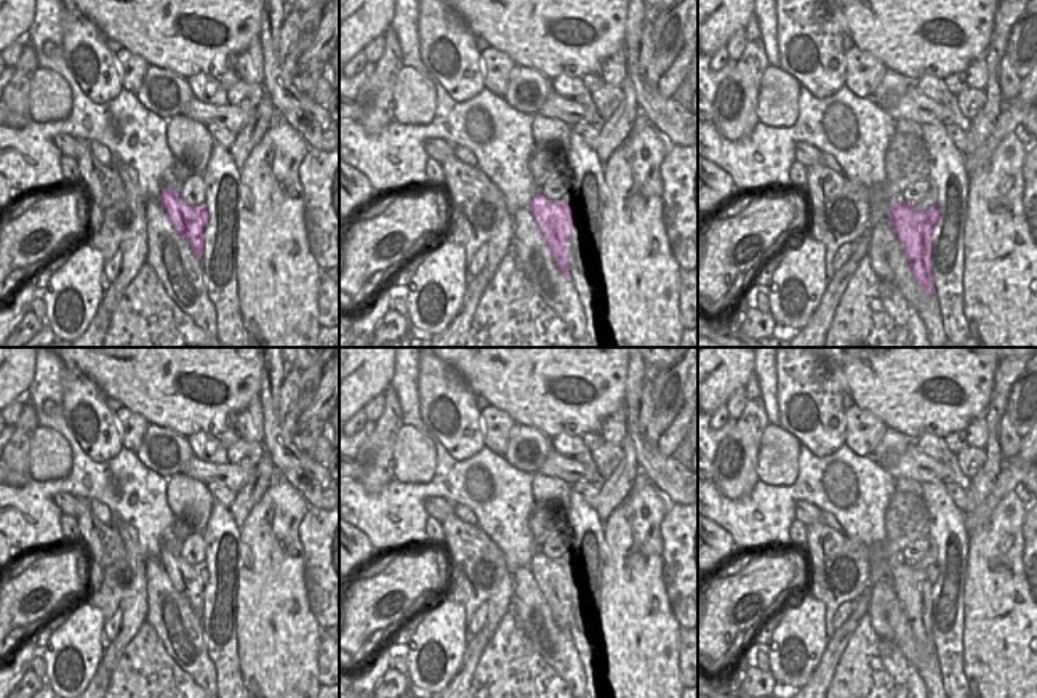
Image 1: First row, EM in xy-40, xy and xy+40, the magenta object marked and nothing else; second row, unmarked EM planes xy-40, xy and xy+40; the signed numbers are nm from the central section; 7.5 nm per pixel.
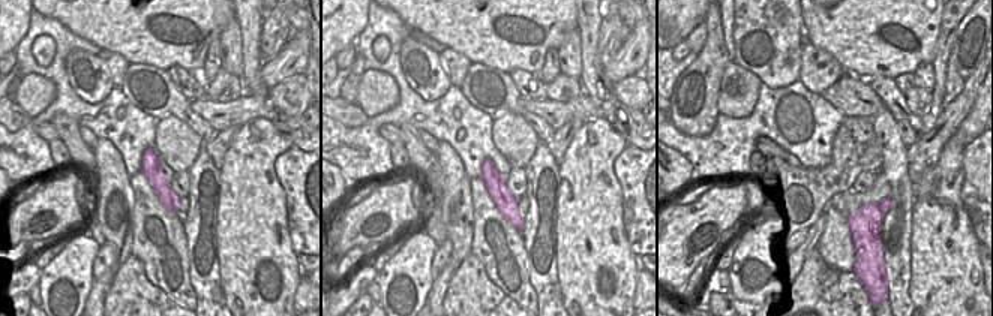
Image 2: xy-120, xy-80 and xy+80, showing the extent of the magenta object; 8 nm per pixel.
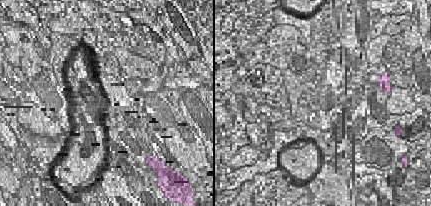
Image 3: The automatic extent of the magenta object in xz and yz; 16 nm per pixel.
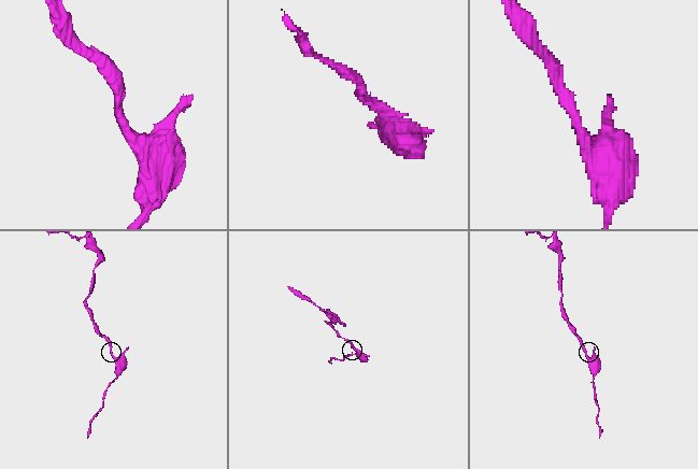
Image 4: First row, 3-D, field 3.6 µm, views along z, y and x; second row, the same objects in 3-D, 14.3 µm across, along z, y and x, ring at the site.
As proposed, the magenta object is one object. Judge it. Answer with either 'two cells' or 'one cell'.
two cells

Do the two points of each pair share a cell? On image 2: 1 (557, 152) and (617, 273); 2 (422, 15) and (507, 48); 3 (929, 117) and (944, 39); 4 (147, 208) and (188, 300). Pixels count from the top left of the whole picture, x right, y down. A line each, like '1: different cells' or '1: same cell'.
1: different cells
2: same cell
3: same cell
4: same cell

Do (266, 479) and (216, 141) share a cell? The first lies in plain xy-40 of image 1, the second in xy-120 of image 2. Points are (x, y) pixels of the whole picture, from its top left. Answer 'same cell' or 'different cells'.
same cell

